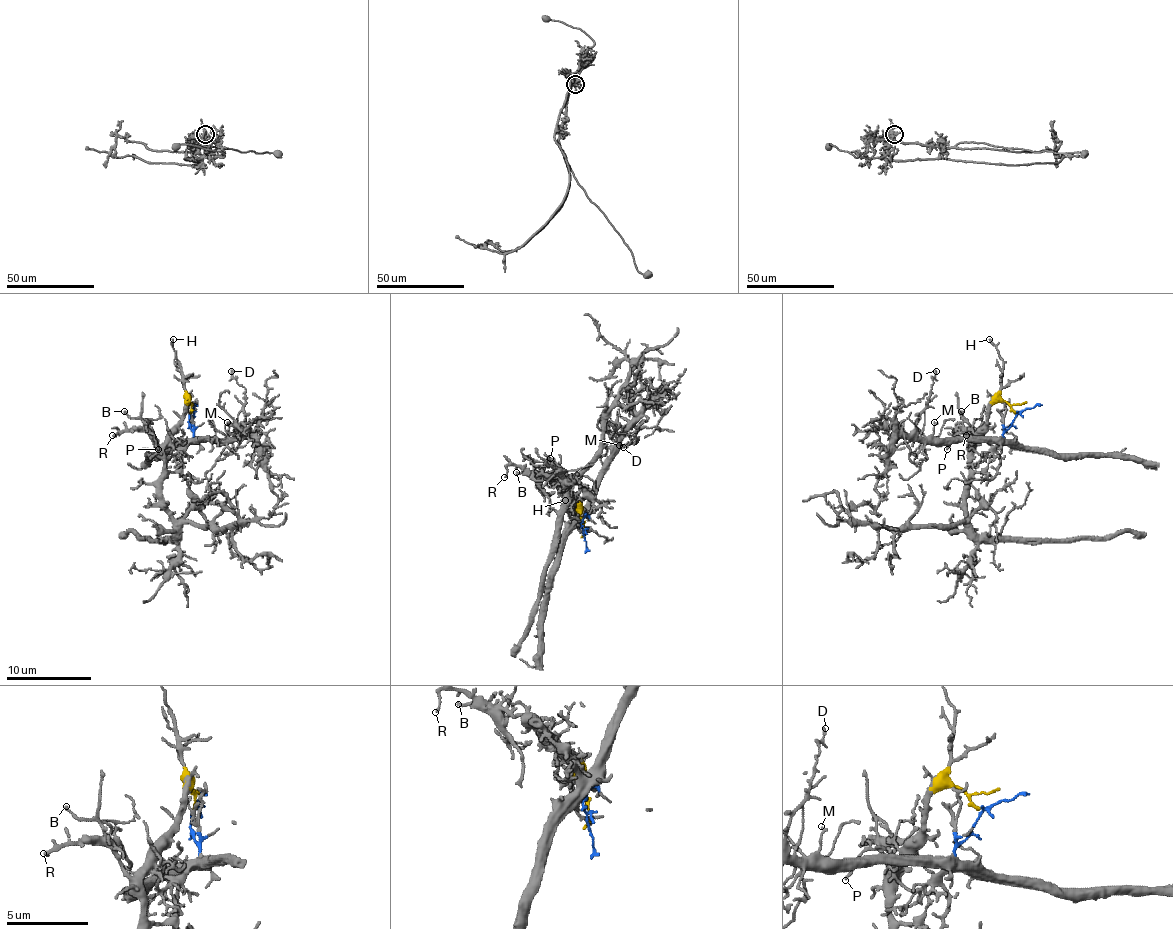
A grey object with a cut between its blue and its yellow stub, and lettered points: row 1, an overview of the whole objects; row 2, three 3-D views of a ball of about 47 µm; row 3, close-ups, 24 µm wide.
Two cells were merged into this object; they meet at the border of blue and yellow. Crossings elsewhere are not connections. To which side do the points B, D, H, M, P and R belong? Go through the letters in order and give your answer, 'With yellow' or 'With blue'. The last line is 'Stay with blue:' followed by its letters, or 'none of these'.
B: With yellow
D: With blue
H: With yellow
M: With blue
P: With yellow
R: With yellow
Stay with blue: D, M

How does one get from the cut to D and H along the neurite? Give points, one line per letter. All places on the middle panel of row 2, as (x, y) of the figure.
D: (583, 527), (581, 521), (588, 510), (594, 482), (615, 453), (621, 434), (636, 440), (624, 446)
H: (583, 527), (579, 512), (571, 514), (564, 508), (564, 499)

